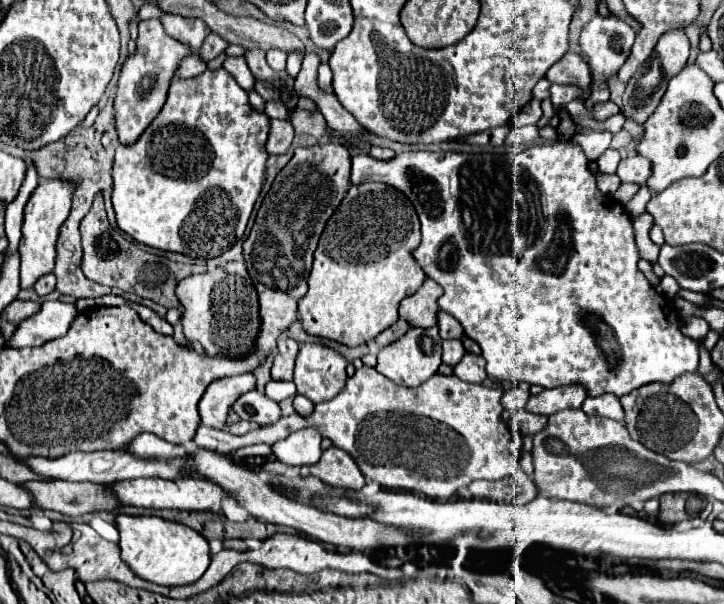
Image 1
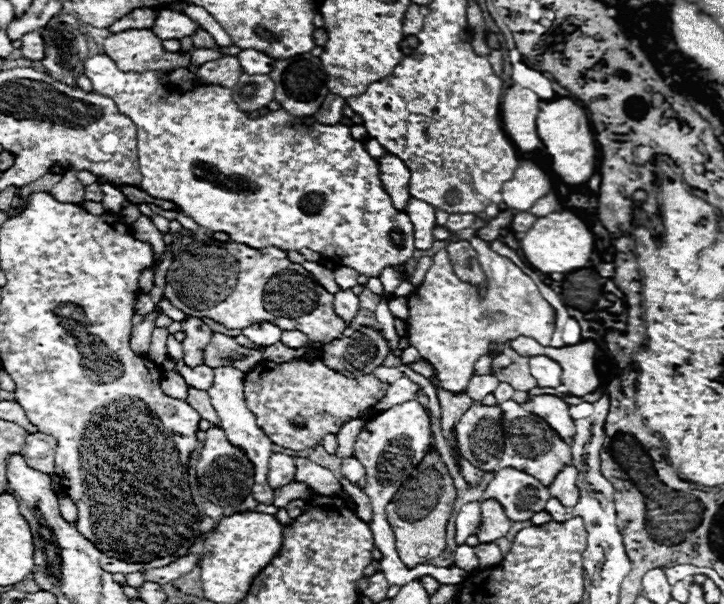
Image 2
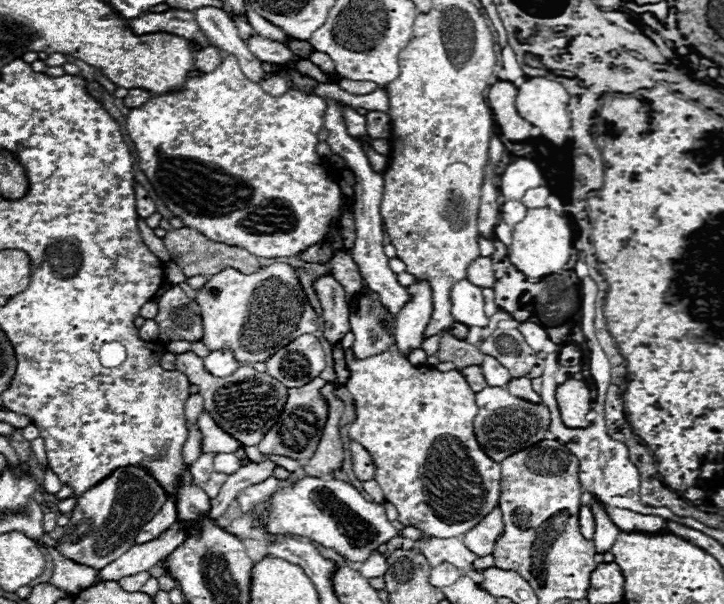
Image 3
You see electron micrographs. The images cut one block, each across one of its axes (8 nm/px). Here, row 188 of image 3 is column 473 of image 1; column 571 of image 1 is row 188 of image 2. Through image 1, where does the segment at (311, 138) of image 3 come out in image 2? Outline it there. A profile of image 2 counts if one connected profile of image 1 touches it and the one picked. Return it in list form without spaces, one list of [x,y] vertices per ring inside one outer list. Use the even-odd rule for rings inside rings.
[[[98,54],[90,60],[86,60],[86,76],[92,80],[92,88],[104,96],[114,98],[118,110],[126,114],[136,130],[138,130],[138,156],[140,156],[140,172],[142,172],[142,190],[150,194],[152,198],[158,200],[170,200],[174,202],[180,212],[190,216],[198,226],[210,230],[210,232],[226,232],[230,240],[246,244],[250,248],[264,248],[264,246],[276,246],[280,250],[300,250],[300,248],[310,248],[314,252],[320,252],[326,258],[346,258],[346,262],[338,262],[340,266],[354,268],[358,274],[366,276],[378,276],[378,272],[386,266],[396,266],[404,264],[406,260],[412,258],[414,252],[414,226],[408,218],[406,212],[400,212],[392,206],[392,200],[388,192],[382,186],[380,180],[380,170],[378,170],[378,160],[374,160],[362,142],[354,140],[350,134],[350,128],[344,124],[318,124],[314,118],[292,118],[284,108],[272,110],[266,116],[260,118],[248,118],[246,112],[242,112],[236,102],[232,100],[232,92],[222,86],[198,86],[196,90],[182,91],[178,90],[172,84],[160,84],[158,72],[122,72],[116,68],[116,64],[106,56]]]

